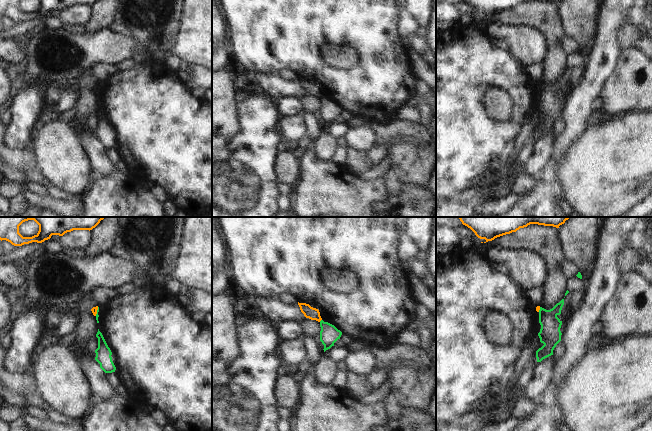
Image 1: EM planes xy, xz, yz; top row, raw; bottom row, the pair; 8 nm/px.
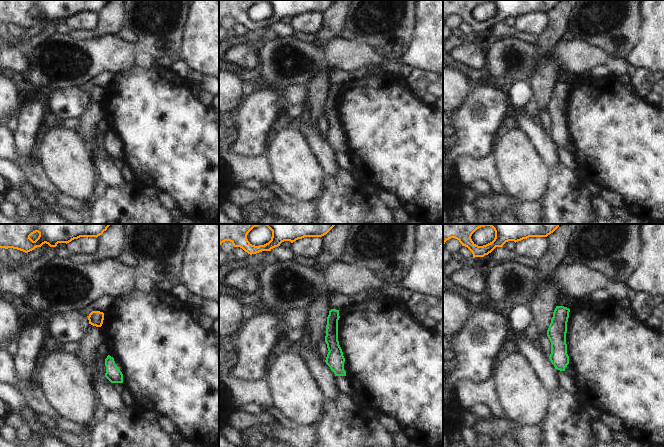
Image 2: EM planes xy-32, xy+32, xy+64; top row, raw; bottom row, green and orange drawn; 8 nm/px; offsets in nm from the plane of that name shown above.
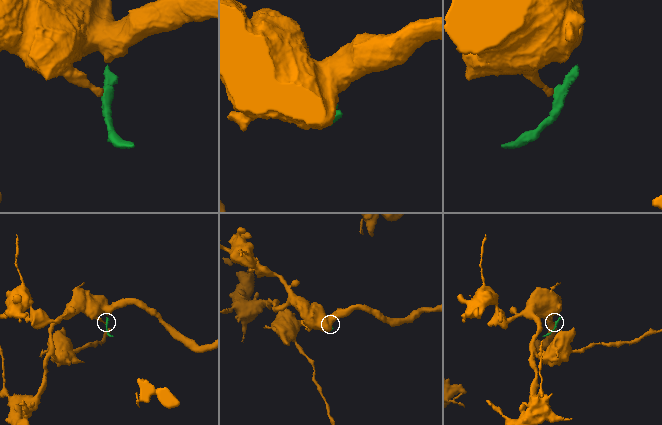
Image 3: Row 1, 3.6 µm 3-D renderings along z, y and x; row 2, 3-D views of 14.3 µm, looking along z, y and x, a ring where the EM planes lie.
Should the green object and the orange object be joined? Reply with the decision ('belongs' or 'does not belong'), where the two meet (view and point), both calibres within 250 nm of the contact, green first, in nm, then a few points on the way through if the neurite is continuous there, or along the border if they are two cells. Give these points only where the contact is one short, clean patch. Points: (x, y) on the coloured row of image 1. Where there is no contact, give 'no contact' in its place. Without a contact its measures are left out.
does not belong; contact xy (97, 311); calibres 20 and 50 nm; border xy (98, 307), (95, 315)

